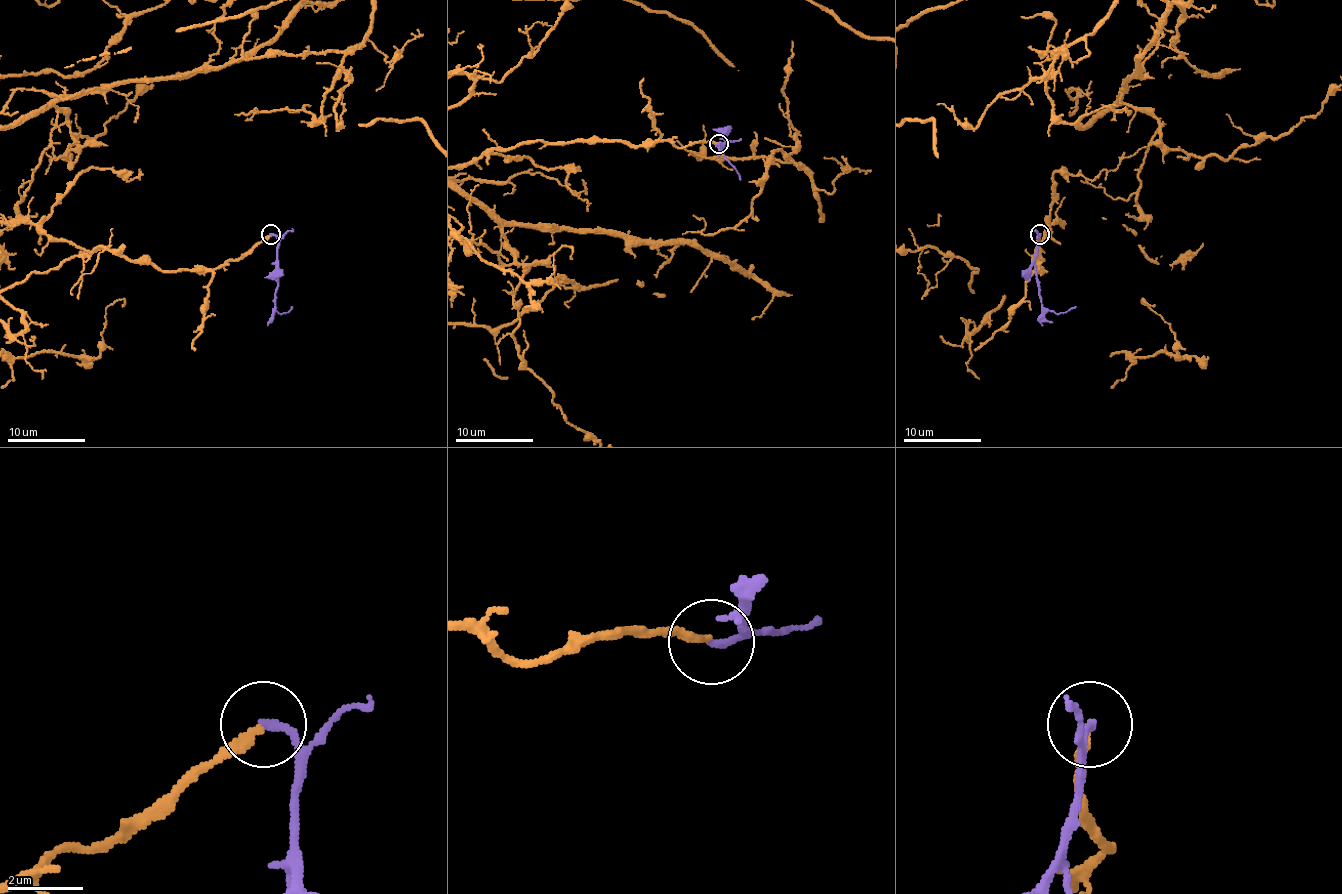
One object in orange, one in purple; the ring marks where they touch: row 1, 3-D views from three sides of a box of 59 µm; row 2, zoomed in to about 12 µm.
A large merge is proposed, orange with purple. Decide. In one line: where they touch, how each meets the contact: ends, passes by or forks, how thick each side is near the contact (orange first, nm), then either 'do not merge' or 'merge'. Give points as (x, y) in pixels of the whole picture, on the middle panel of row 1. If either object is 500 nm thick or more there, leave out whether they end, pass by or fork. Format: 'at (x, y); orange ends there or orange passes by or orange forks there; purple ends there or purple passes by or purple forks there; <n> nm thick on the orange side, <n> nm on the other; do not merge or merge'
at (718, 143); orange ends there; purple ends there; 220 nm thick on the orange side, 200 nm on the other; do not merge

